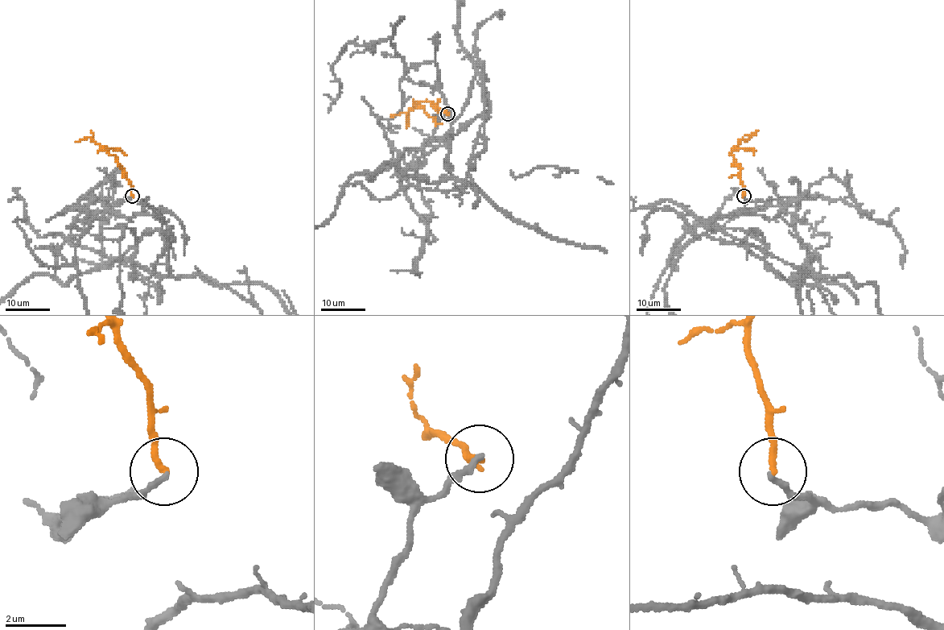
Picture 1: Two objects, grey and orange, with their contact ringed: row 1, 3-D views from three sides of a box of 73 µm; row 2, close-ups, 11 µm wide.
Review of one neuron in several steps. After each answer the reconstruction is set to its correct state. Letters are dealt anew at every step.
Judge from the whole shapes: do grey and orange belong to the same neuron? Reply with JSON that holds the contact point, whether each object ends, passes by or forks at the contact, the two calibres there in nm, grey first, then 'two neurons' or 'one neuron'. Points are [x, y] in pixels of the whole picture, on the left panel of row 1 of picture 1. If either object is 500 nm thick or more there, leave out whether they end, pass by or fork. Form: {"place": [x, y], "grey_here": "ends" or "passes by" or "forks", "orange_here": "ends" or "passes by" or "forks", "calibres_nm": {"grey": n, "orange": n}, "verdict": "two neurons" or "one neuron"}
{"place": [132, 196], "grey_here": "ends", "orange_here": "ends", "calibres_nm": {"grey": 200, "orange": 200}, "verdict": "two neurons"}

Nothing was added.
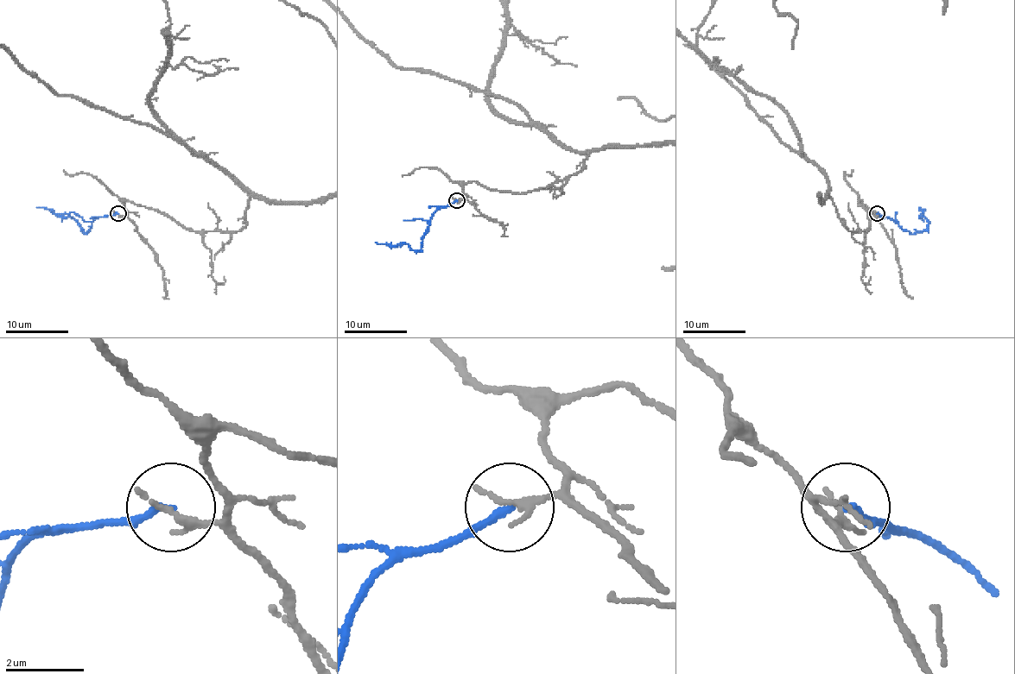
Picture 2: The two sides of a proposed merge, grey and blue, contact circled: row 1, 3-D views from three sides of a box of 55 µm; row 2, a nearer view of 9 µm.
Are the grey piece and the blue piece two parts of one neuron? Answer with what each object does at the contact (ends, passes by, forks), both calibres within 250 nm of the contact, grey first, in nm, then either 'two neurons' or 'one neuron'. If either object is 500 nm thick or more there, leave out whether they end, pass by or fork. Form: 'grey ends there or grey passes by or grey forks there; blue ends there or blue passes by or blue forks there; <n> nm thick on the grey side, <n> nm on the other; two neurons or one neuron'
grey ends there; blue ends there; 220 nm thick on the grey side, 160 nm on the other; two neurons

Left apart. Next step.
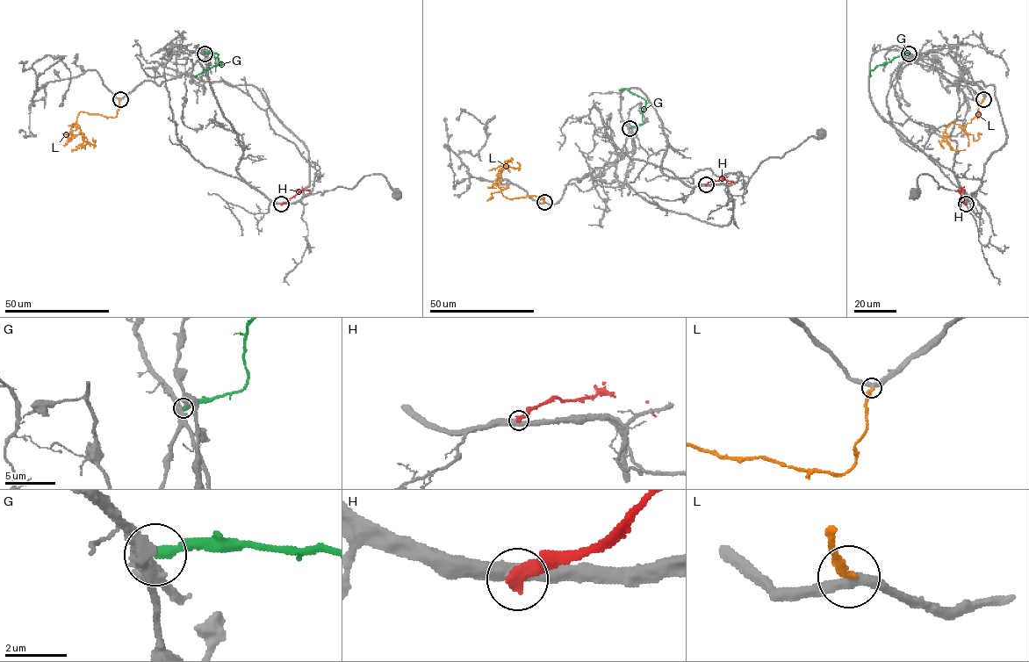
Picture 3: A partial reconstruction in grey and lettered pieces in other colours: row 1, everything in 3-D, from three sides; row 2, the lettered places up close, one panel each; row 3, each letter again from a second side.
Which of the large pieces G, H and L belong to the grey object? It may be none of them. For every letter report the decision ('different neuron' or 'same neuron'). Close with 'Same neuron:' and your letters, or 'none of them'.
G: different neuron
H: different neuron
L: different neuron
Same neuron: none of them

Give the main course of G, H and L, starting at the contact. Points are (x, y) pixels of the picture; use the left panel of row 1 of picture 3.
G: (205, 53), (217, 53), (221, 64), (195, 75)
H: (281, 204), (302, 190), (310, 190)
L: (120, 99), (114, 118), (78, 114), (72, 126), (75, 123), (80, 128), (83, 141), (72, 149)

